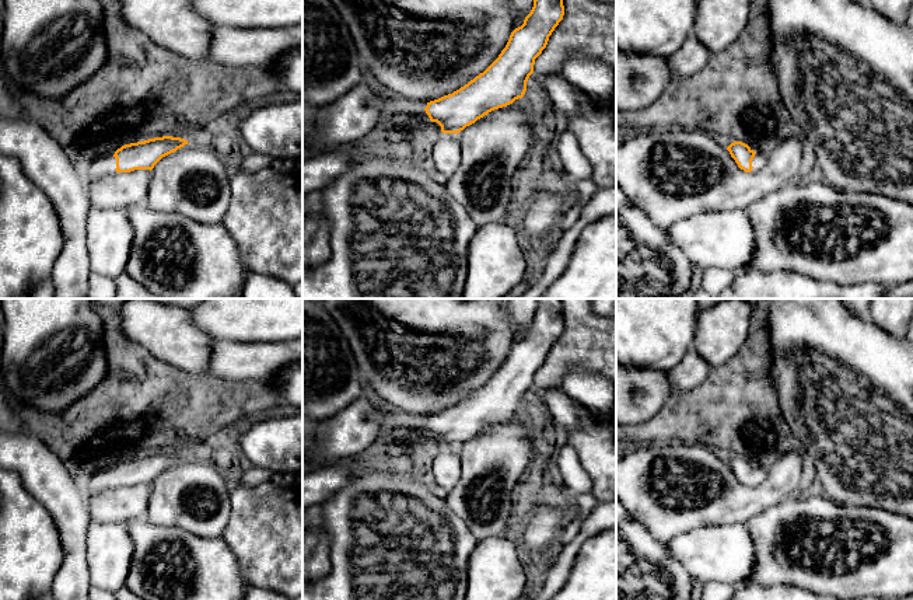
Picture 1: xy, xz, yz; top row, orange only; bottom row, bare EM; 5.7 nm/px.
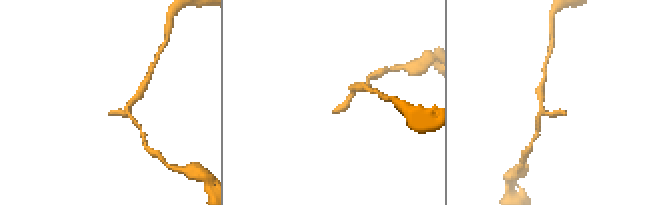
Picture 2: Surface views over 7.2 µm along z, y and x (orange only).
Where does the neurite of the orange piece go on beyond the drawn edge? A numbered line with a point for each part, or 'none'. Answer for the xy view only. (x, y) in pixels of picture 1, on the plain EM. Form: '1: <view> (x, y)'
1: xy (94, 482)

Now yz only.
1: yz (759, 474)

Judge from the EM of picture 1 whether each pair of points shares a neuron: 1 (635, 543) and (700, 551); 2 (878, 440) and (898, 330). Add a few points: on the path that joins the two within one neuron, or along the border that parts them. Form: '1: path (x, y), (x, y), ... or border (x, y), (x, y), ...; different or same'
1: border (665, 543), (670, 554), (686, 571); different
2: border (868, 318), (898, 338); different

